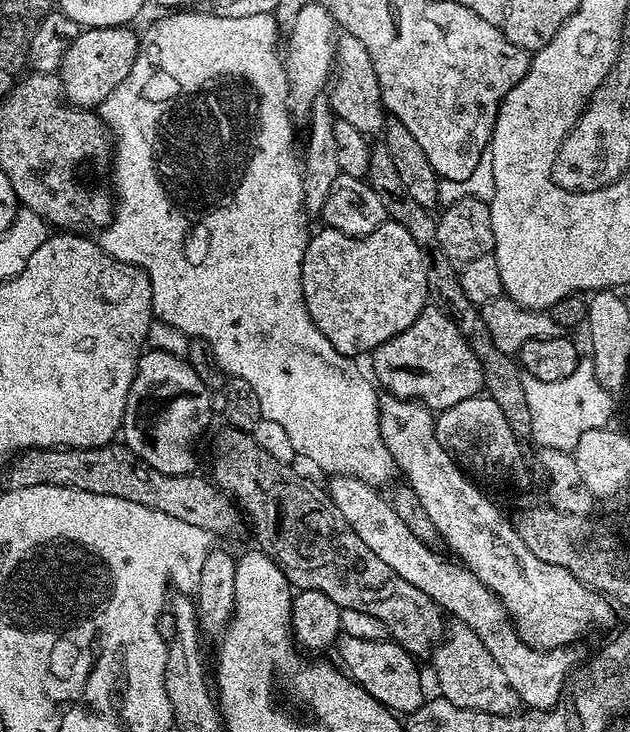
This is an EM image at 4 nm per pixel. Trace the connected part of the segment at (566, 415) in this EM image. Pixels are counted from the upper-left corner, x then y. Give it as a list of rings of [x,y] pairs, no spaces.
[[[581,359],[580,365],[570,374],[570,378],[562,378],[558,382],[538,382],[538,378],[522,375],[522,387],[526,392],[527,405],[533,418],[533,441],[540,448],[553,448],[563,452],[572,452],[578,438],[586,434],[586,430],[603,428],[612,416],[613,393],[599,384],[591,359]]]

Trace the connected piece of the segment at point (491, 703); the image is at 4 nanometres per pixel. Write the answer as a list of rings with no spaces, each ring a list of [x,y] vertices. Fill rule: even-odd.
[[[456,630],[456,640],[452,640],[452,644],[441,642],[435,645],[434,650],[440,656],[434,651],[431,653],[432,668],[440,664],[440,660],[448,660],[448,680],[444,680],[444,686],[438,690],[443,699],[454,702],[454,706],[499,716],[511,716],[521,707],[514,686],[510,686],[506,674],[502,674],[502,670],[498,667],[498,662],[490,658],[490,650],[486,650],[482,641],[468,640],[468,636],[460,636],[460,632]],[[452,672],[456,672],[456,680],[452,680]]]

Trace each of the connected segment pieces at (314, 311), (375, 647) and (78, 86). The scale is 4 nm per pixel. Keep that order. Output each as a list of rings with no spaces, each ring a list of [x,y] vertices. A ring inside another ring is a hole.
[[[385,220],[378,230],[365,236],[347,236],[327,226],[321,232],[311,233],[306,254],[302,262],[302,290],[304,305],[318,330],[344,356],[356,358],[359,352],[371,353],[382,342],[394,338],[426,307],[428,300],[428,283],[424,255],[410,238],[406,226],[398,226],[392,220]]]
[[[341,635],[338,640],[340,660],[343,671],[351,676],[353,682],[361,684],[382,706],[392,709],[397,714],[407,714],[418,710],[424,704],[424,680],[416,669],[417,661],[402,645],[386,640],[367,640]]]
[[[128,26],[118,28],[85,28],[76,35],[74,42],[66,50],[58,69],[60,84],[64,87],[64,99],[74,108],[85,110],[99,109],[106,98],[110,98],[112,91],[130,74],[130,66],[134,66],[134,58],[140,49],[140,36],[132,33]]]

